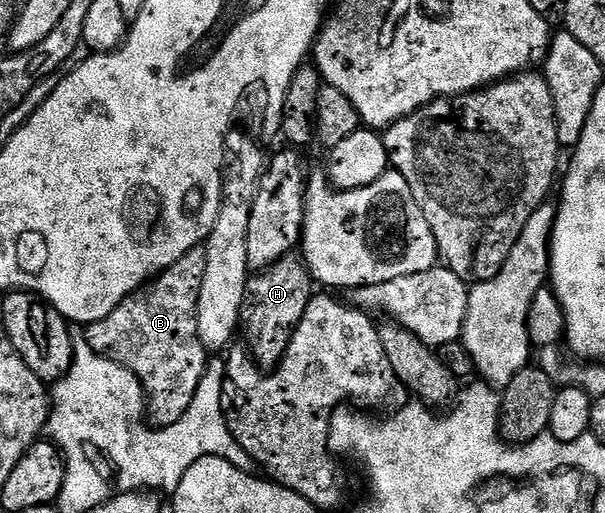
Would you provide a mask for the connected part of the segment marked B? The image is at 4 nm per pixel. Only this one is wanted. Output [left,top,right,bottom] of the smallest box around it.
[95,246,210,428]

